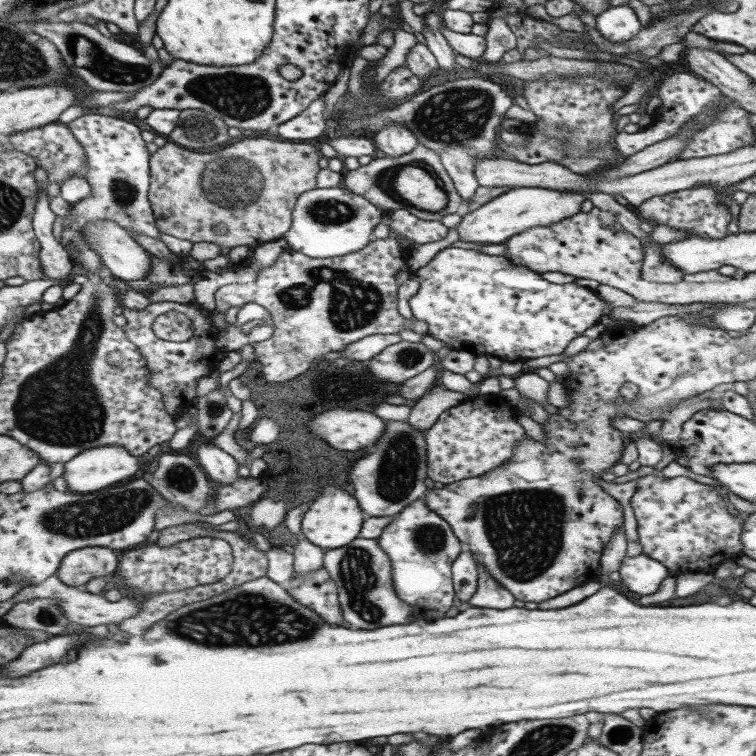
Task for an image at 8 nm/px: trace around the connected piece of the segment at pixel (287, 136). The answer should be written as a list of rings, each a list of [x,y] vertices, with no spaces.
[[[324,95],[312,101],[306,110],[273,130],[278,134],[278,138],[284,141],[302,142],[304,140],[314,140],[326,132],[326,121],[324,120],[324,108],[326,102]]]

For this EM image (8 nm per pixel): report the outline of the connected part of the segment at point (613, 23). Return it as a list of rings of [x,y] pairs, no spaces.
[[[614,6],[595,16],[596,30],[608,42],[624,43],[640,32],[642,25],[636,12],[628,6]]]

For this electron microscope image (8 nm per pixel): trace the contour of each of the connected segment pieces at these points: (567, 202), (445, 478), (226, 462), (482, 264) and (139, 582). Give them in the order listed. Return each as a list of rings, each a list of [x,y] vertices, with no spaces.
[[[512,187],[509,192],[490,200],[477,210],[466,214],[455,227],[460,242],[482,245],[504,244],[508,238],[534,226],[551,226],[580,212],[584,196],[570,191],[556,191],[538,187]]]
[[[495,394],[476,395],[442,412],[427,430],[427,476],[432,485],[447,485],[464,478],[482,476],[510,462],[514,448],[526,432],[511,407]]]
[[[202,441],[195,449],[197,464],[203,469],[211,480],[221,482],[223,485],[238,481],[239,464],[235,458],[224,450],[218,448],[210,441]]]
[[[455,246],[438,252],[427,266],[416,270],[413,276],[420,282],[419,290],[408,300],[413,320],[424,321],[429,327],[427,334],[446,342],[446,346],[468,351],[474,356],[492,355],[506,361],[523,362],[540,356],[562,354],[574,338],[601,323],[602,314],[610,315],[612,312],[612,306],[594,289],[574,281],[555,284],[526,265],[513,264],[505,256],[490,256]]]
[[[200,536],[172,546],[152,543],[125,550],[120,558],[119,574],[124,578],[122,581],[126,581],[126,588],[149,594],[174,592],[222,580],[230,574],[233,560],[233,550],[225,540]]]

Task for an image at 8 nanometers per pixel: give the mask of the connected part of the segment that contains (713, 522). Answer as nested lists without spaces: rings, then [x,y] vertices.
[[[657,474],[646,475],[636,483],[636,491],[630,501],[638,527],[636,532],[640,536],[640,543],[644,554],[656,559],[666,566],[669,574],[708,572],[714,573],[720,564],[734,558],[744,550],[742,545],[742,526],[749,514],[738,511],[731,514],[726,509],[722,496],[710,485],[696,482],[696,480],[685,477],[664,477]]]

